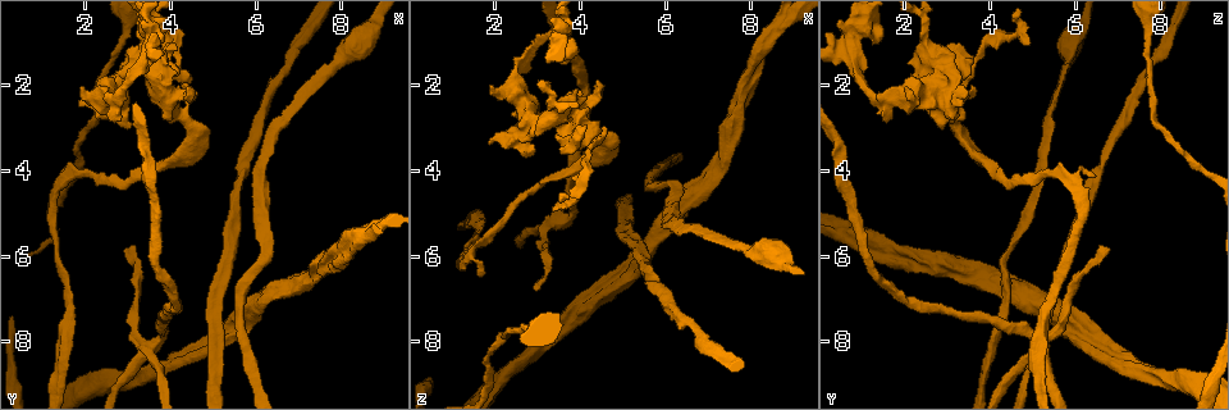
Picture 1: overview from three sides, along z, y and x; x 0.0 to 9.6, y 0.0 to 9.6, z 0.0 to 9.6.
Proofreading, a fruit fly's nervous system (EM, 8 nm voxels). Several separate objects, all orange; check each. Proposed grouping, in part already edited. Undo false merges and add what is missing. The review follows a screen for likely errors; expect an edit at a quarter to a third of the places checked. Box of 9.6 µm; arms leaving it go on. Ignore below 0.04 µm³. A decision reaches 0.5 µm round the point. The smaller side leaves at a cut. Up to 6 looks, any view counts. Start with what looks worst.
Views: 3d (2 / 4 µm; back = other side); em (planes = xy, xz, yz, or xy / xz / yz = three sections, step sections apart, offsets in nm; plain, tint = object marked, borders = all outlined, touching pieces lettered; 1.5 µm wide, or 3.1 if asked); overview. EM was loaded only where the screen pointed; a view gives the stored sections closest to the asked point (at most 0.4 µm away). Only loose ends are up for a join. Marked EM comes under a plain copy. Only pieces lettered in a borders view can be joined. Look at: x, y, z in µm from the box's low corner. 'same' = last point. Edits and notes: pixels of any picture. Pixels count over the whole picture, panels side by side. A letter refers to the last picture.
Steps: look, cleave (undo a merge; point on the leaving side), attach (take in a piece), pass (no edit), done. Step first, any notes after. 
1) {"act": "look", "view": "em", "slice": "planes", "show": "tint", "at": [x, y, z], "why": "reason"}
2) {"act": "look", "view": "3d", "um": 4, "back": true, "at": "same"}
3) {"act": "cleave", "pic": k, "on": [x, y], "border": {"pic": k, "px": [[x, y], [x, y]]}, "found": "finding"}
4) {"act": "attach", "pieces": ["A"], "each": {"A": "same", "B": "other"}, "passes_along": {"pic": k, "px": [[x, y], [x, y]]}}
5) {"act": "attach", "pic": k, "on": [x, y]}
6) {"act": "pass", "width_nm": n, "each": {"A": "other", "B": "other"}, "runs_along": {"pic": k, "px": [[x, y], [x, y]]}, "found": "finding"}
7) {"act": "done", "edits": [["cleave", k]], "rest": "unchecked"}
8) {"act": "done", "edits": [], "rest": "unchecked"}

{"act": "look", "view": "em", "slice": "planes", "show": "tint", "at": [2.95, 5.85, 6.85], "why": "tapers out"}

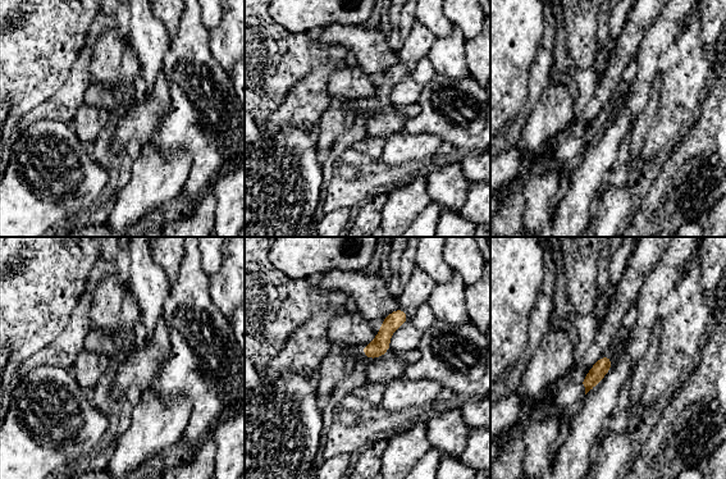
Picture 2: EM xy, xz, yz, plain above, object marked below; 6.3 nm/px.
{"act": "look", "view": "em", "slice": "planes", "show": "borders", "at": "same"}

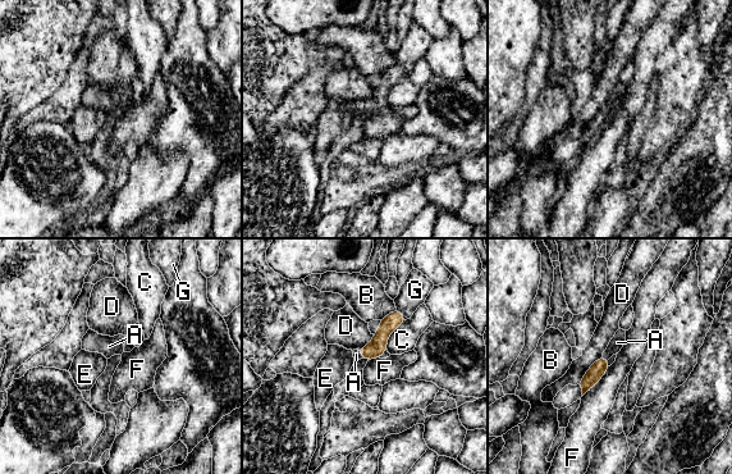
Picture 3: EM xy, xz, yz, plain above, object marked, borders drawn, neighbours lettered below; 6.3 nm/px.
{"act": "attach", "pieces": ["A"], "each": {"A": "same", "B": "other", "C": "other", "D": "other", "E": "other", "F": "other", "G": "other"}, "passes_along": {"pic": 3, "px": [[598, 369], [605, 358], [617, 342]]}, "found": "the neuron continues"}

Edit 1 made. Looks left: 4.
{"act": "look", "view": "overview", "why": "redraw"}

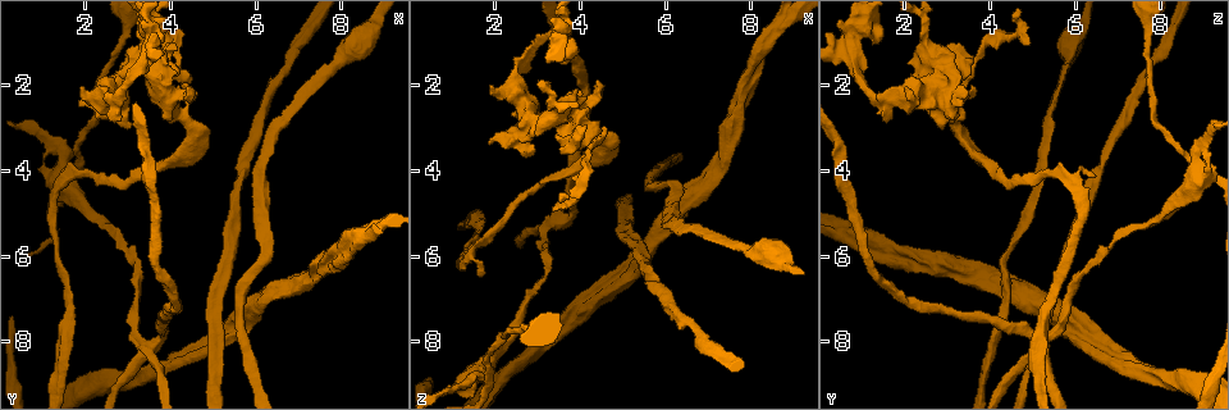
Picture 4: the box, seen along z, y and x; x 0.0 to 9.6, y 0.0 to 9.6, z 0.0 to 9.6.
{"act": "look", "view": "em", "slice": "planes", "show": "borders", "at": [4.40, 2.10, 1.85], "why": "branch stops here"}

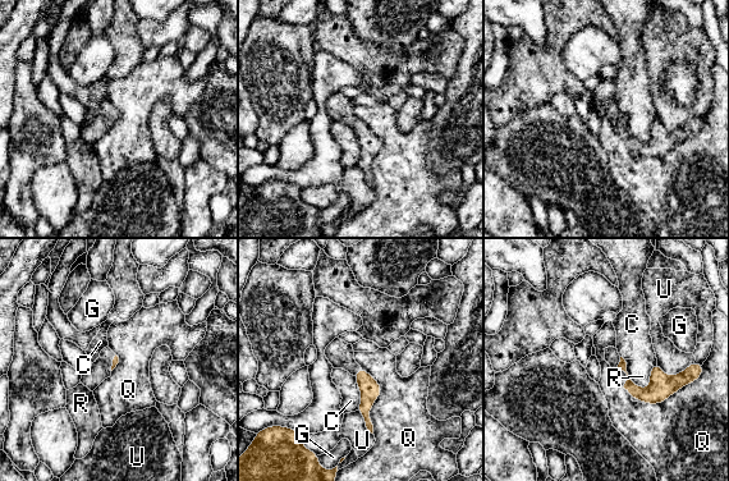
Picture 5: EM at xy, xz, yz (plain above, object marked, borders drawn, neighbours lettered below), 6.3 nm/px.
{"act": "pass", "each": {"C": "other", "G": "other", "Q": "other", "R": "other", "U": "other"}, "border": {"pic": 5, "px": [[361, 366], [381, 386], [374, 433]]}, "found": "no lettered piece goes on from it"}

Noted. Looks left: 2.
{"act": "done", "edits": [["attach", 3]], "rest": "unchecked"}

